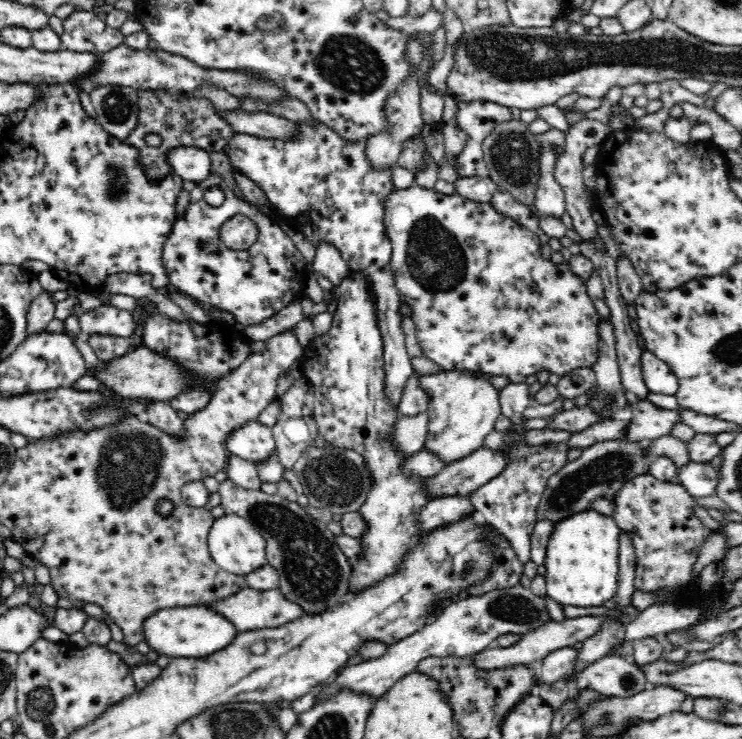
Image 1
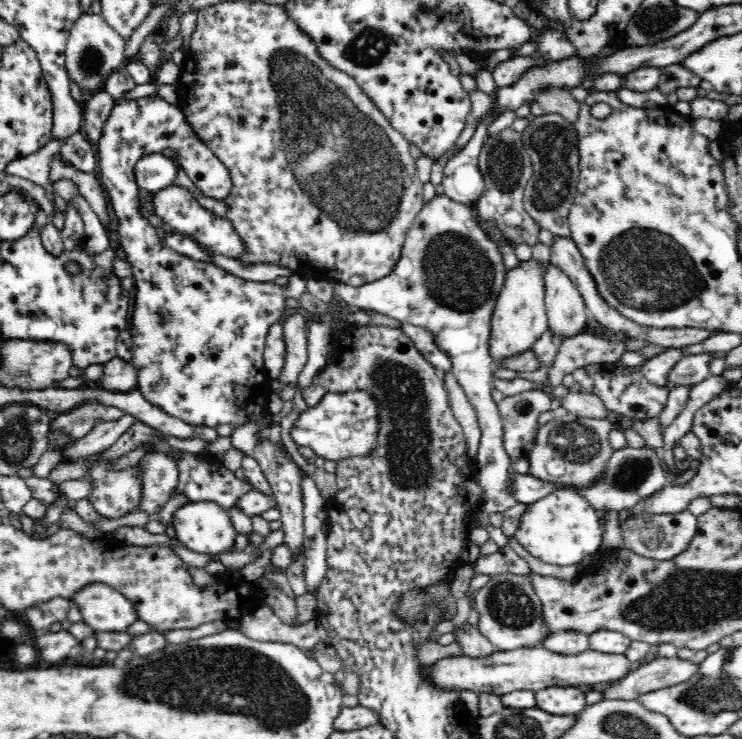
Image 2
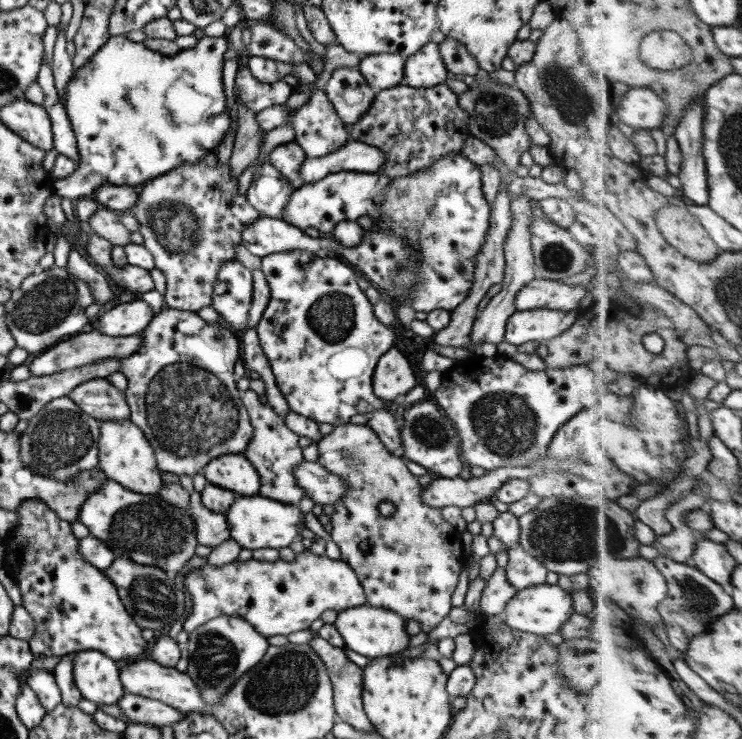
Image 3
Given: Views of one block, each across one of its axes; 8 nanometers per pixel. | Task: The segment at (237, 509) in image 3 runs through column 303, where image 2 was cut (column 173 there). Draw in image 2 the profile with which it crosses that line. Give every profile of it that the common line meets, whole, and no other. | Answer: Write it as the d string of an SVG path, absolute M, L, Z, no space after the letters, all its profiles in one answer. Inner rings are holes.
M190 501L179 508L173 516L173 526L177 532L176 538L182 541L186 548L198 554L219 555L222 552L228 552L233 548L238 537L227 509L215 502Z

